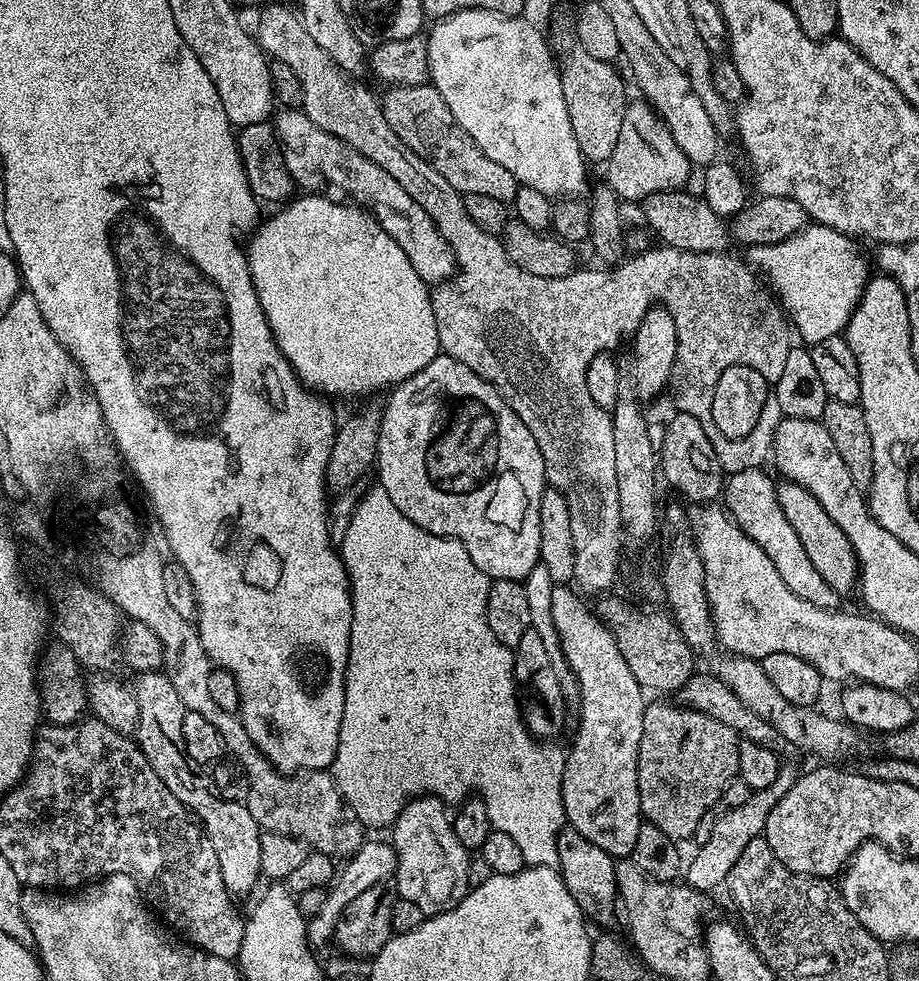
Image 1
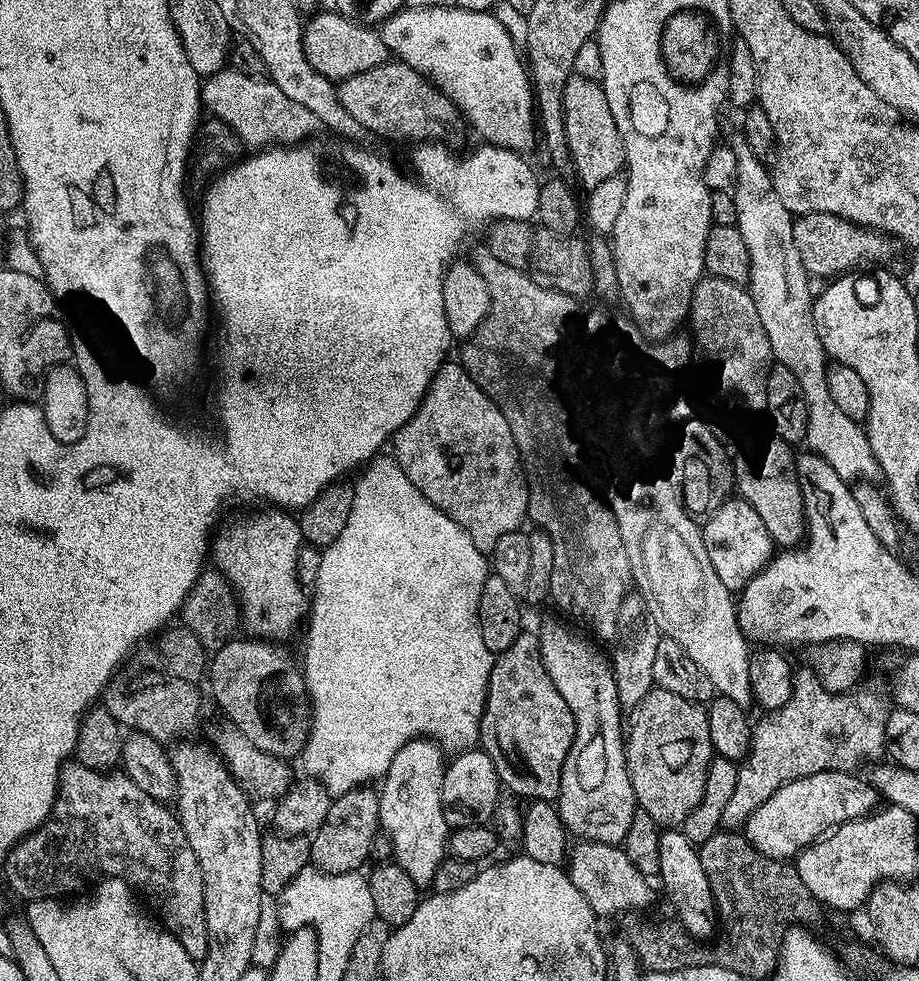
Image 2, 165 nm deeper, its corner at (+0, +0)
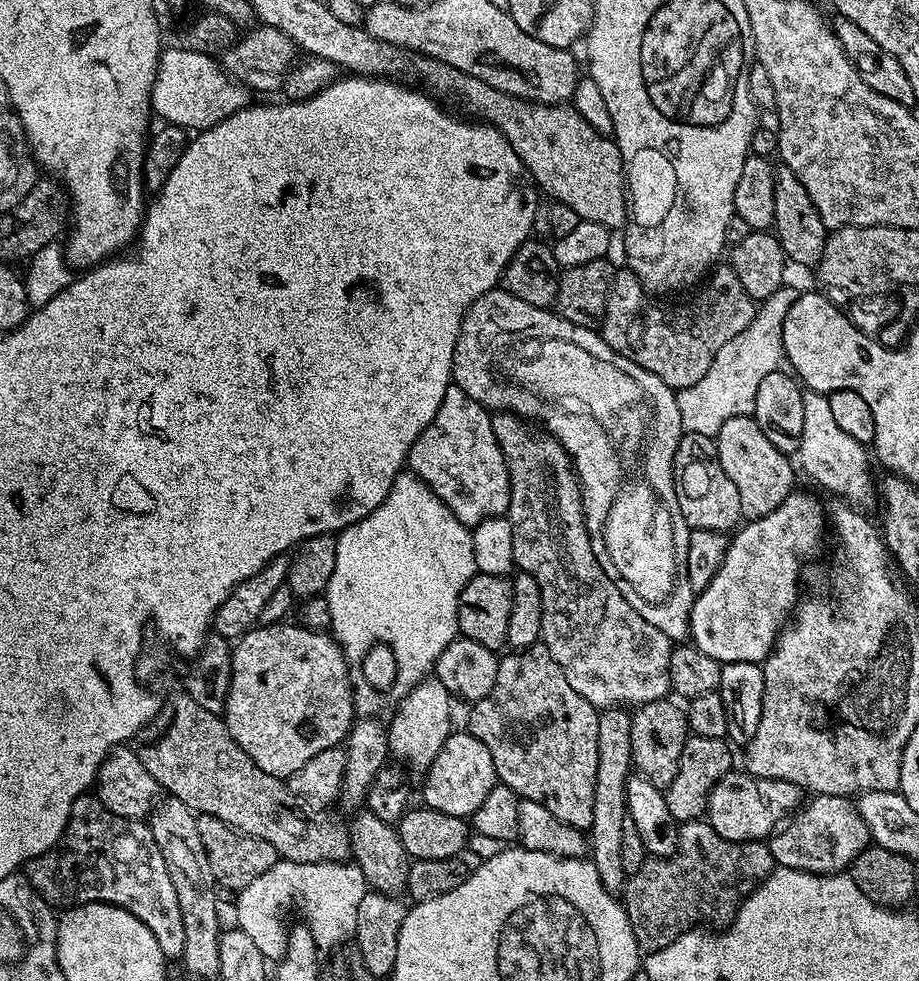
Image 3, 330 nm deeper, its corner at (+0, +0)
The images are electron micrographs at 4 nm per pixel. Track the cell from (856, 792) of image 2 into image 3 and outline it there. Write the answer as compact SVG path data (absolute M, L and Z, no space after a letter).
M733 770L727 772L710 790L706 822L730 842L764 842L801 807L800 796L802 790L794 782L758 778L743 770Z

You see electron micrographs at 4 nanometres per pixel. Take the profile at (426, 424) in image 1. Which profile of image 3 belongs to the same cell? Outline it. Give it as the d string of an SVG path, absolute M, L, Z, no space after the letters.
M451 383L442 398L442 406L438 406L438 414L418 434L414 446L408 451L407 467L420 481L434 493L458 518L458 522L475 526L491 516L505 515L510 506L510 474L504 461L502 450L498 446L498 438L494 438L494 426L489 409L482 407L470 394L466 394Z

